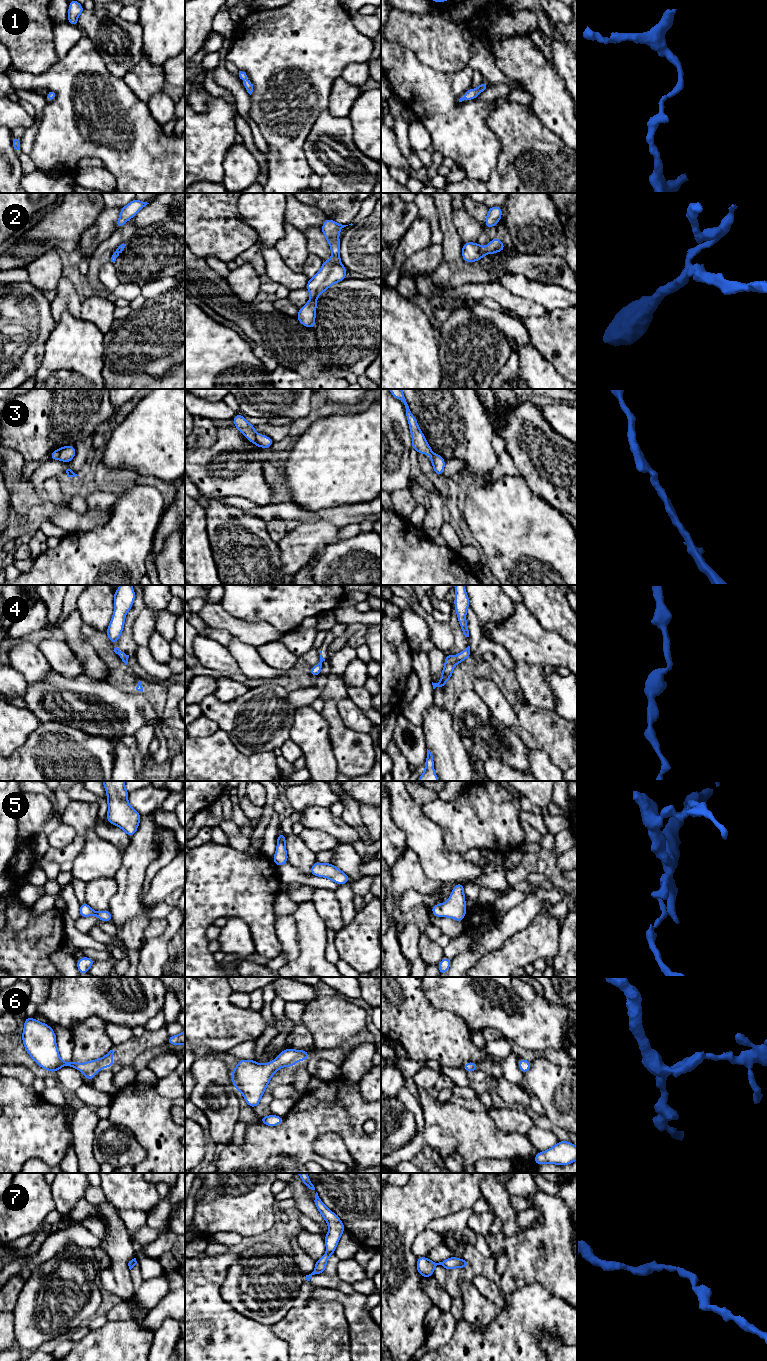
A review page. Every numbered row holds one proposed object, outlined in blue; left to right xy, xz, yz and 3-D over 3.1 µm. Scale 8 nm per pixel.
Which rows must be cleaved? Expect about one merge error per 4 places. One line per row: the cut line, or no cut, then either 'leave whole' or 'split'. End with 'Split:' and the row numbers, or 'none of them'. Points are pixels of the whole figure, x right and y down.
1: cut none; leave whole
2: cut none; leave whole
3: cut none; leave whole
4: cut none; leave whole
5: cut none; leave whole
6: cut none; leave whole
7: cut none; leave whole
Split: none of them

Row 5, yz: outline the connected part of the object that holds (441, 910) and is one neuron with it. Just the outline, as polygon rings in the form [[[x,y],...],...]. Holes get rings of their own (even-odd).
[[[457,883],[446,902],[431,907],[432,914],[435,917],[449,917],[462,922],[467,912],[465,903],[464,885]]]

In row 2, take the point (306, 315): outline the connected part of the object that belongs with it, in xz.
[[[327,218],[321,227],[322,233],[331,248],[332,258],[330,260],[323,260],[319,272],[315,276],[309,278],[306,285],[310,294],[310,300],[299,309],[296,316],[299,322],[305,327],[314,328],[316,326],[316,299],[333,284],[346,278],[347,269],[340,261],[339,240],[339,232],[346,226],[348,225],[342,225]]]

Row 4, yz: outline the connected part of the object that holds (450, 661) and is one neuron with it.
[[[470,646],[465,648],[461,653],[457,655],[452,656],[452,655],[446,654],[444,668],[441,672],[441,680],[439,683],[432,682],[433,689],[435,689],[436,687],[441,687],[443,690],[447,680],[452,678],[454,666],[456,664],[460,664],[464,659],[469,659],[470,654],[471,654]]]

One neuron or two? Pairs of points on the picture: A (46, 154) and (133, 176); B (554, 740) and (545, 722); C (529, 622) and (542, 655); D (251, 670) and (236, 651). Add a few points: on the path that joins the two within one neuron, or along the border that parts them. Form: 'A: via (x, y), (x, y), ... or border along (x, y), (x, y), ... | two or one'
A: via (68, 149), (106, 149), (111, 154) | one
B: via (554, 736), (546, 726) | one
C: via (529, 630), (529, 639), (537, 647) | one
D: via (250, 665), (241, 656) | one

